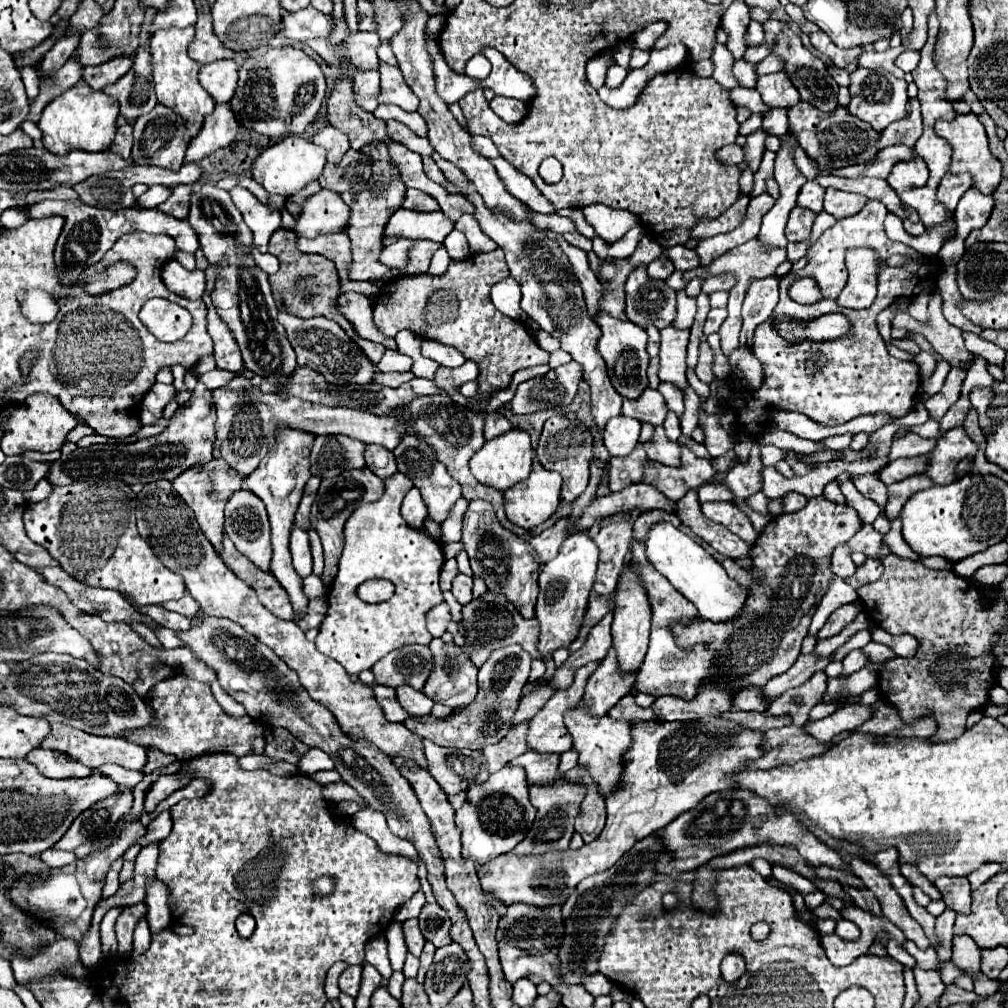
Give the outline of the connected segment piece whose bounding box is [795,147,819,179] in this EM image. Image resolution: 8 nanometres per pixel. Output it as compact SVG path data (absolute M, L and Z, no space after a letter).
M801 147L795 151L795 165L797 165L797 169L799 169L807 179L815 179L817 173L819 173L817 163L815 163L813 159L809 159L807 153L805 153Z

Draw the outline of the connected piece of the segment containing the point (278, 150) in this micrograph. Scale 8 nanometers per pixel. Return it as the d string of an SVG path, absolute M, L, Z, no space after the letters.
M291 135L281 139L279 143L263 149L257 159L251 165L251 173L253 179L263 185L271 195L281 195L281 197L289 197L293 193L297 193L299 189L303 189L307 183L315 181L323 167L325 167L327 159L325 159L325 149L303 139L301 135Z

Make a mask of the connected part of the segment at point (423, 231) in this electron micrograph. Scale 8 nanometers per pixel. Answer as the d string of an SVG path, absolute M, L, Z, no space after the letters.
M399 207L395 215L391 215L389 223L385 225L385 235L399 235L399 237L428 239L443 243L445 237L453 231L453 221L447 219L441 211L421 213Z

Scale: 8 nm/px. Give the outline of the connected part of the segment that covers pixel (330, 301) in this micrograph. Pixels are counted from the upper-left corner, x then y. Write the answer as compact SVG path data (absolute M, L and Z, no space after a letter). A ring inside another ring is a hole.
M277 229L271 235L269 241L269 253L275 255L281 263L279 271L275 275L271 275L271 289L277 297L277 307L281 311L299 315L299 317L315 317L315 315L323 315L327 319L333 319L335 323L339 323L343 327L343 331L363 349L363 353L367 353L367 357L373 361L373 365L377 365L377 361L383 357L385 347L379 343L371 343L361 339L355 329L351 327L351 323L339 313L337 307L337 297L341 295L339 291L339 277L337 277L337 269L335 265L327 259L327 257L319 257L319 255L307 255L301 253L297 249L297 235L293 231L287 229Z

